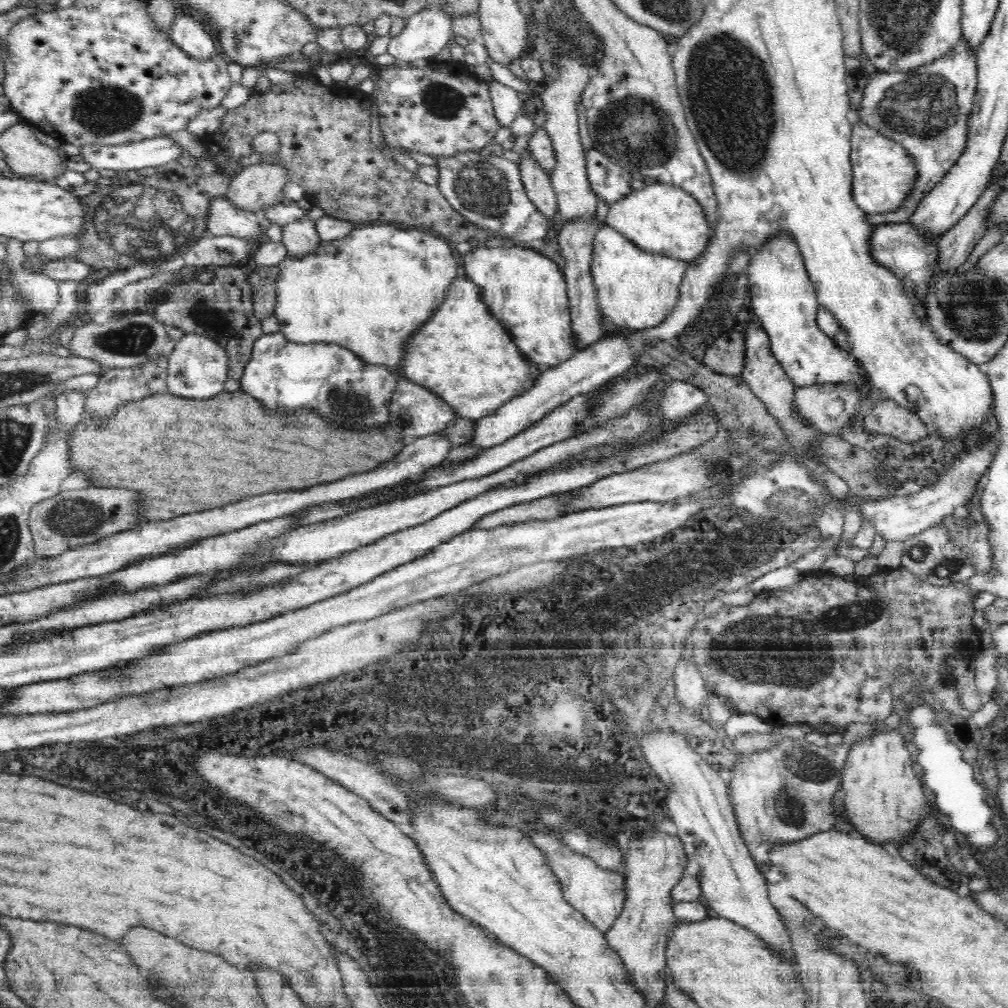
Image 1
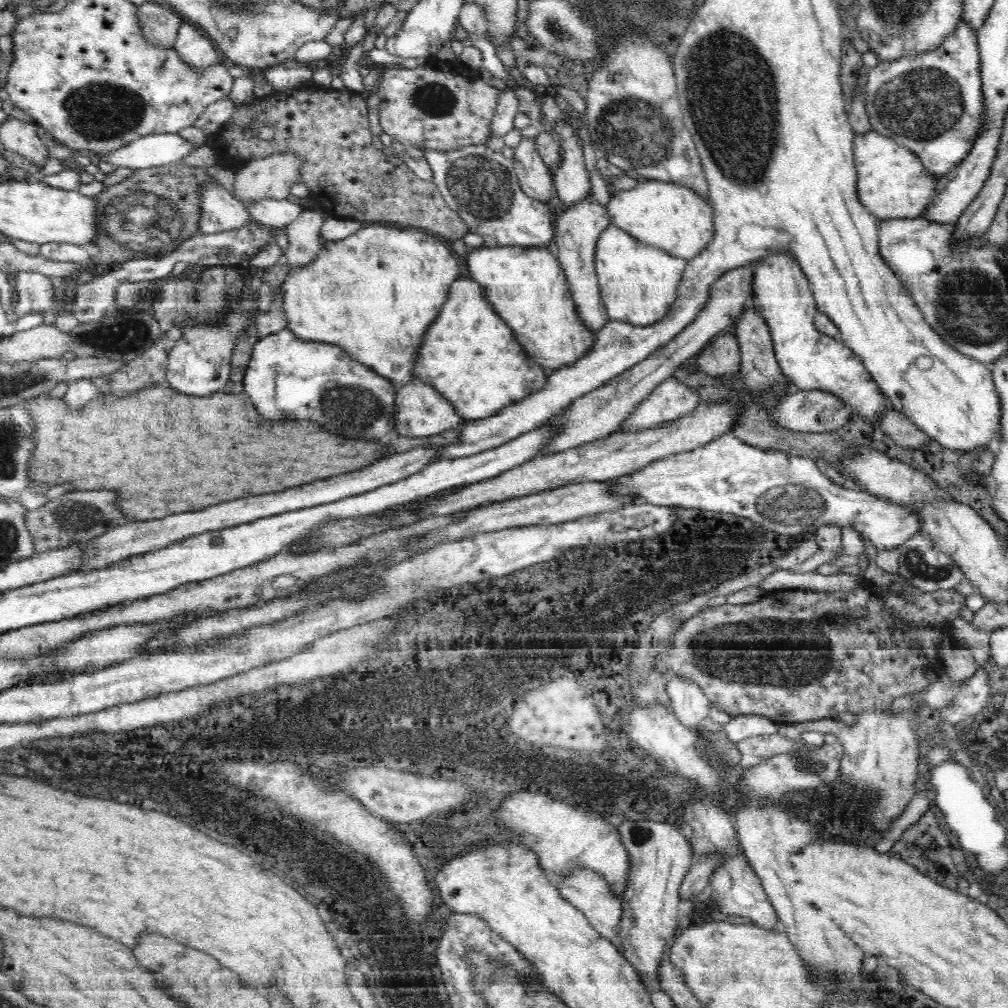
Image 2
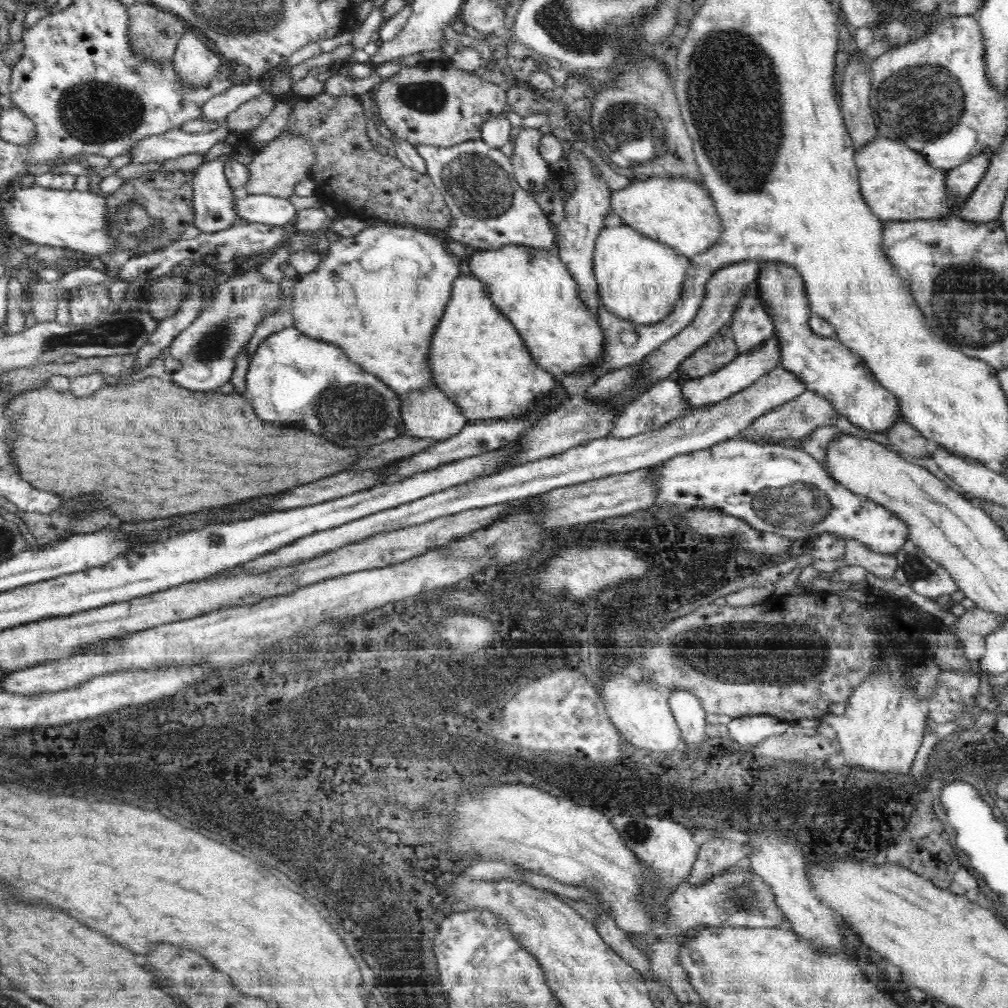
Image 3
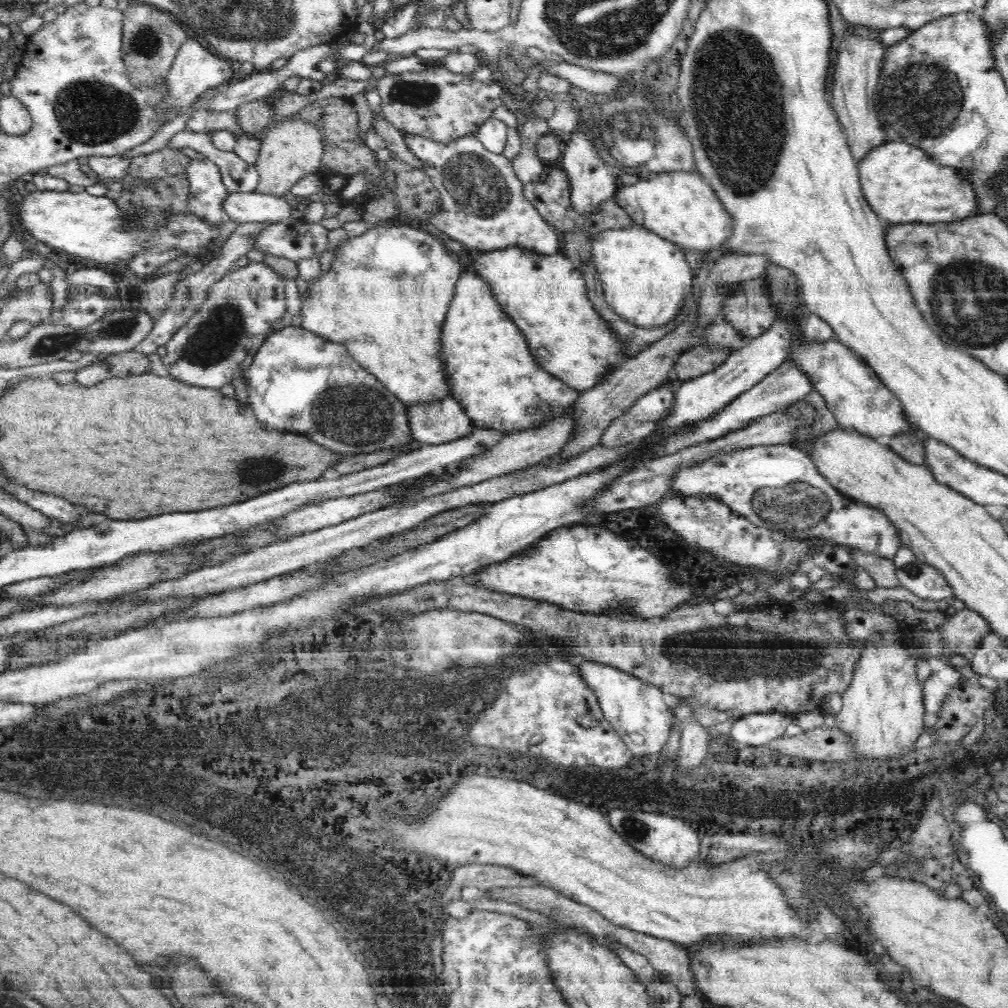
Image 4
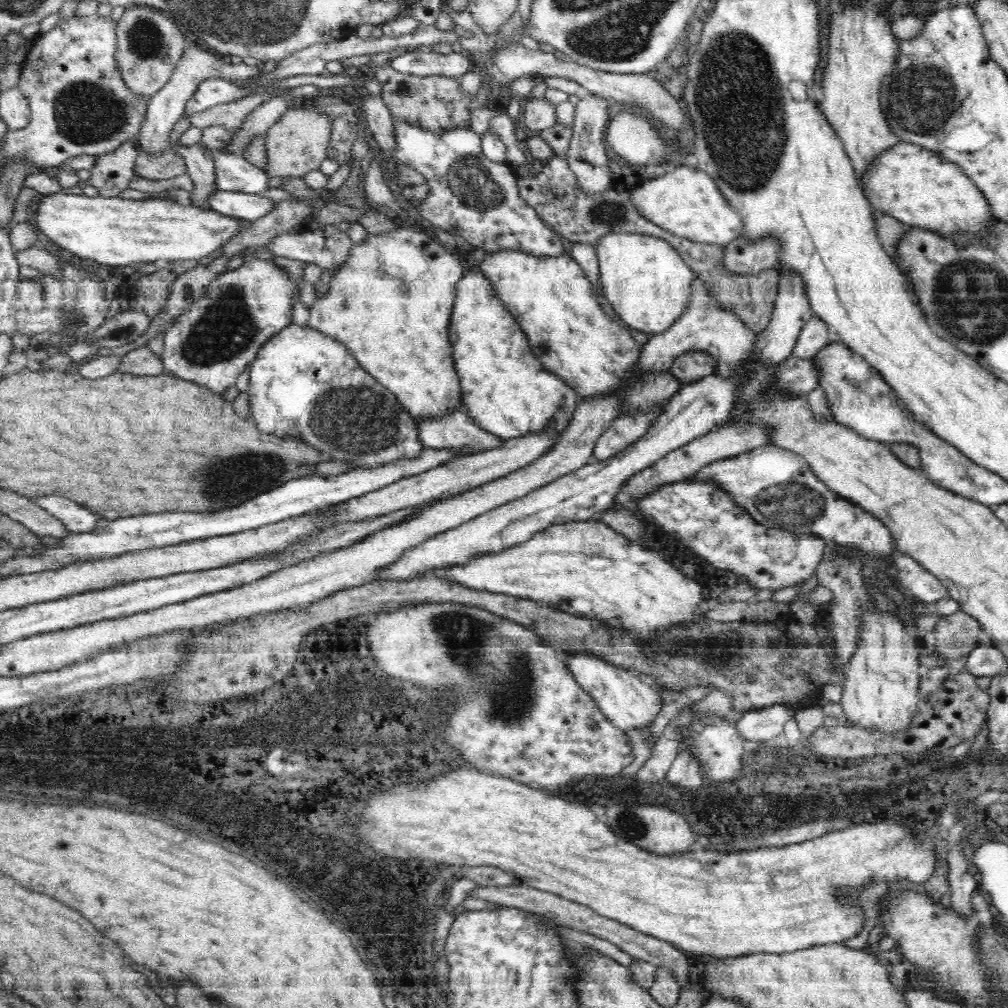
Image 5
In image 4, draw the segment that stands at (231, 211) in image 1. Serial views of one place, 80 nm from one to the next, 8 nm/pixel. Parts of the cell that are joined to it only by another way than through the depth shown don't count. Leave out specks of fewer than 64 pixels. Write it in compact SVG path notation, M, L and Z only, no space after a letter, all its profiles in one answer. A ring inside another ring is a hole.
M192 160L186 168L190 196L188 212L208 221L208 225L220 227L229 218L223 210L229 190L223 185L220 168L210 160Z

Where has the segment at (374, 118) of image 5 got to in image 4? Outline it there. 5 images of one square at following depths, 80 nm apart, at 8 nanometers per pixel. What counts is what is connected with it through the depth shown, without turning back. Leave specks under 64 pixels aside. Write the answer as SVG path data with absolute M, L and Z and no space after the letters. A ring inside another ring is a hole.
M382 112L380 115L373 119L371 127L376 130L376 134L384 140L386 148L395 154L395 157L412 166L413 168L418 168L422 170L424 168L424 163L418 160L418 157L414 157L414 154L411 153L411 150L406 146L404 134L396 128L392 128L388 122L386 122Z

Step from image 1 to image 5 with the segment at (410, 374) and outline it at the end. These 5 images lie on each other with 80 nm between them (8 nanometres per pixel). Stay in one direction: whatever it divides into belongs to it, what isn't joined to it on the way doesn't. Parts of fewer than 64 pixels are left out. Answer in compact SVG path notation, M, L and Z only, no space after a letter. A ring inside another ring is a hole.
M470 270L458 281L454 300L450 342L454 348L456 372L460 376L461 400L468 416L476 425L501 439L520 438L526 434L545 431L565 431L582 398L558 375L551 373L536 358L528 346L528 339L516 319L508 313L494 294L491 282L479 270Z

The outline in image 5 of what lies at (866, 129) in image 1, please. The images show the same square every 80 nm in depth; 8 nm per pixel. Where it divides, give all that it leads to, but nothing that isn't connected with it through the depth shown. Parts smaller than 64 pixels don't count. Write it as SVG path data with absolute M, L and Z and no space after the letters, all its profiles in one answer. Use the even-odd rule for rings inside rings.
M900 141L896 143L896 146L882 150L876 157L859 179L862 180L863 193L873 207L875 216L884 213L905 225L938 231L944 238L954 239L956 246L965 246L974 238L980 238L980 234L985 234L989 224L992 223L992 218L995 218L995 214L988 205L988 199L984 197L976 183L964 173L960 166L946 162L938 154L924 147Z

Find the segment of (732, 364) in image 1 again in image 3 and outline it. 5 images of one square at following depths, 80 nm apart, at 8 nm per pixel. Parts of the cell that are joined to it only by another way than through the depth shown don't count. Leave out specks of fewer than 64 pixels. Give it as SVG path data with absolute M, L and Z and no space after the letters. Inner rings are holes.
M729 333L710 339L680 363L680 370L690 379L697 379L724 368L740 354L735 340Z

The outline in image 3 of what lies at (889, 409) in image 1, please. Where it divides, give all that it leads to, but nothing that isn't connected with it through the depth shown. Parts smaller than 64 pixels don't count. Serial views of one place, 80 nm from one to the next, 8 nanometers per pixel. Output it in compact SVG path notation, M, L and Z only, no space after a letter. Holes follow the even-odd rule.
M902 416L896 420L896 424L886 432L886 435L896 453L909 459L919 460L927 456L932 448L930 440L922 436L922 433Z

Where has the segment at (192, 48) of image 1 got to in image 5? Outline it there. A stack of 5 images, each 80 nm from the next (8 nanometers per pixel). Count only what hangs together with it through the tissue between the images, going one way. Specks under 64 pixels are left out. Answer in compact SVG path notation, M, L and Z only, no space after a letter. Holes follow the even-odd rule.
M190 46L185 52L175 72L167 84L154 97L148 101L148 110L143 120L142 132L139 134L137 143L142 152L148 154L164 154L170 147L170 130L185 112L188 100L192 94L198 90L199 82L207 78L222 78L232 82L244 82L251 78L256 78L260 74L259 66L248 66L248 64L225 64L216 56L205 52L197 46Z

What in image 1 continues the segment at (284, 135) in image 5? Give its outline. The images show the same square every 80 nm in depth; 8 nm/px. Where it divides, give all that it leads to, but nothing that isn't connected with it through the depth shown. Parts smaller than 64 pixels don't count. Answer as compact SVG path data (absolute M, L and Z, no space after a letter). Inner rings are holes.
M276 164L248 166L231 179L226 199L238 209L258 214L268 205L282 203L289 170Z

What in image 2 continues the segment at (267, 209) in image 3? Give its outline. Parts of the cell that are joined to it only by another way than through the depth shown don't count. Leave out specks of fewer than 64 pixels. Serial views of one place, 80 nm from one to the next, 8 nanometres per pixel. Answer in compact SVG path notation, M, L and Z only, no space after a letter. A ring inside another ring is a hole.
M288 199L282 200L262 200L247 204L247 210L250 211L254 222L265 226L266 228L285 228L304 210L303 207Z

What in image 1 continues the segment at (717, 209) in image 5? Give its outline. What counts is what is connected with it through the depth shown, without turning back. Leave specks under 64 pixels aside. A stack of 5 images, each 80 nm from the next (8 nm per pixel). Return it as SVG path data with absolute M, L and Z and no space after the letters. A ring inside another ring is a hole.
M648 181L645 188L610 205L605 222L644 251L687 262L697 260L713 236L700 203L684 189L659 182Z

